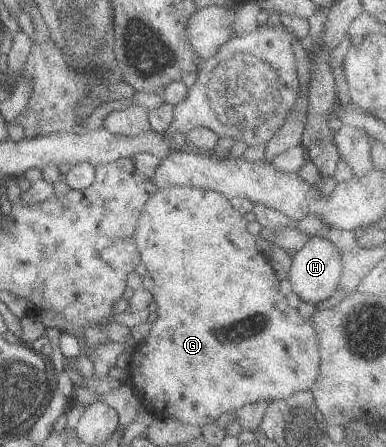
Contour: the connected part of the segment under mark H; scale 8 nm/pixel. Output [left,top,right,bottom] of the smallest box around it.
[287,236,341,306]

